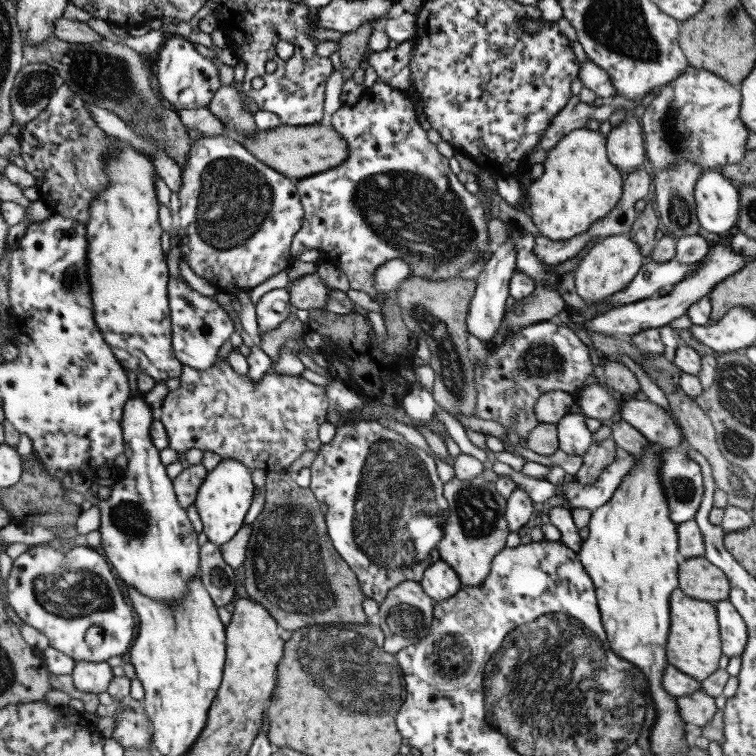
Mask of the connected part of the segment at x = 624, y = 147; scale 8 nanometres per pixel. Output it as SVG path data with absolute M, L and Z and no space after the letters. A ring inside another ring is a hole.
M626 116L617 125L610 128L606 136L606 156L620 173L630 173L639 168L645 160L645 148L642 143L642 130L635 117Z

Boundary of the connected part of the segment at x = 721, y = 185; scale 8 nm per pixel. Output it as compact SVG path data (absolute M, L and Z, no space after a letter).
M717 170L694 180L694 211L698 225L711 234L734 232L739 212L738 190Z

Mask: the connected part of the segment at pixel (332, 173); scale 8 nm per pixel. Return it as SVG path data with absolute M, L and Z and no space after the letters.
M375 81L369 88L364 88L361 98L357 100L357 103L353 106L340 105L340 107L331 115L331 124L334 131L340 136L345 144L348 145L349 156L339 164L330 170L322 171L321 173L312 174L308 177L295 180L296 191L304 210L302 223L300 229L293 235L290 242L290 256L297 258L303 250L309 250L315 248L321 250L321 252L327 252L331 262L343 271L347 277L349 288L353 290L363 291L363 294L367 294L371 300L380 302L383 304L385 298L391 298L396 296L396 290L388 290L388 292L378 292L372 287L372 274L374 270L382 265L384 262L391 259L401 259L408 264L410 268L410 274L407 277L423 277L431 278L431 280L443 280L453 278L456 276L456 272L467 263L472 263L481 257L484 262L491 256L491 252L494 248L489 243L487 231L485 212L487 212L486 206L480 194L469 193L463 184L459 182L456 174L453 174L448 166L447 158L443 158L439 152L435 149L435 143L429 142L425 130L421 128L417 119L415 118L415 111L413 111L413 104L411 100L403 94L401 90L395 90L387 84Z

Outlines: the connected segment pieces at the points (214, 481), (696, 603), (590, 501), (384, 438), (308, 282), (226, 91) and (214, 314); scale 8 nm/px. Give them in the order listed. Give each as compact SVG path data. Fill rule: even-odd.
M221 459L203 479L195 495L195 511L201 519L207 541L217 546L228 542L241 528L251 504L252 491L250 470L237 459Z
M674 588L669 595L669 634L665 645L666 662L679 672L701 682L718 669L718 660L722 655L716 610L713 603L685 596Z
M618 450L616 457L597 475L594 483L581 484L574 476L572 481L562 484L563 497L567 499L569 509L593 511L608 502L633 463L632 454Z
M359 420L352 423L345 423L335 429L333 439L326 444L321 444L317 450L316 457L309 466L310 468L310 483L308 489L313 493L313 497L321 506L325 506L324 521L326 524L327 537L331 547L338 552L340 558L348 565L348 568L356 577L357 583L360 584L360 589L365 597L375 600L379 605L382 603L384 596L399 583L404 581L412 581L420 583L423 572L435 562L440 560L437 550L437 542L441 542L441 520L447 518L447 502L442 496L442 483L435 472L435 465L433 459L414 445L407 444L402 436L395 433L392 429L381 426L377 421Z
M316 272L295 279L288 291L290 305L299 310L323 308L330 288Z
M235 84L219 87L206 105L223 124L224 134L238 143L257 131L252 114L244 105L244 96Z
M169 276L167 281L168 319L171 325L171 350L182 364L195 370L209 368L216 359L217 350L233 332L233 322L227 313L209 296L201 296L187 283Z

